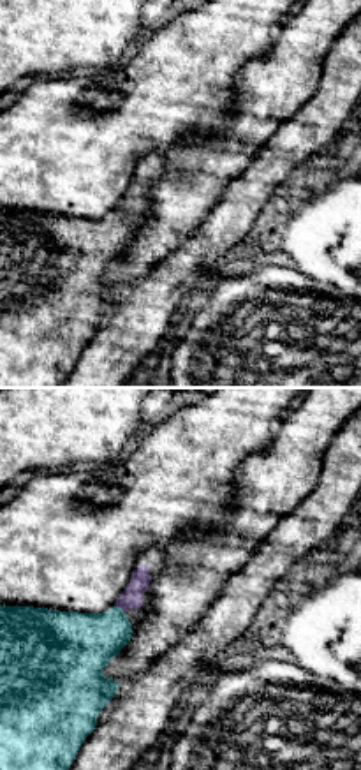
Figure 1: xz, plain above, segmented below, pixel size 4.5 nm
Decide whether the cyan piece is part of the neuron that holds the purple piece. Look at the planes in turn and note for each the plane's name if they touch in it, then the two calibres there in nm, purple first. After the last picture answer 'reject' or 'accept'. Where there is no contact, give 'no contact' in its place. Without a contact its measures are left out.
meets purple in xz; 100 nm thick on the purple side, 300 nm on the other

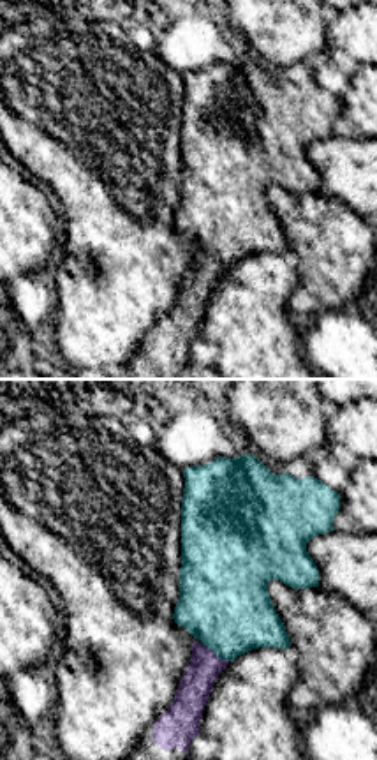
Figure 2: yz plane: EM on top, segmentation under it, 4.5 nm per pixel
meets purple in yz; 150 nm thick on the purple side, 400 nm on the other

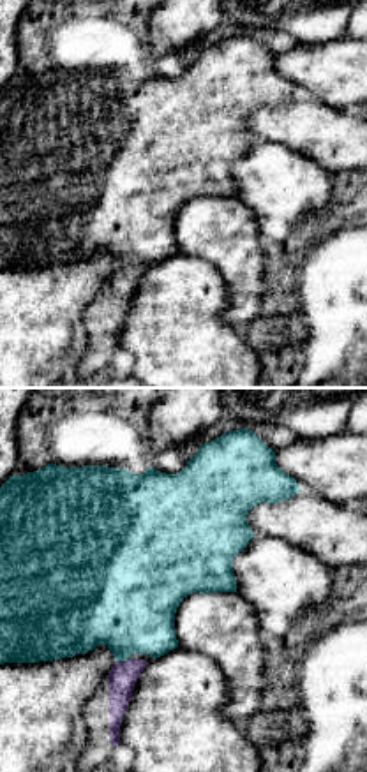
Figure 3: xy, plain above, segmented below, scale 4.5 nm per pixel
meets purple in xy; 130 nm thick on the purple side, 400 nm on the other

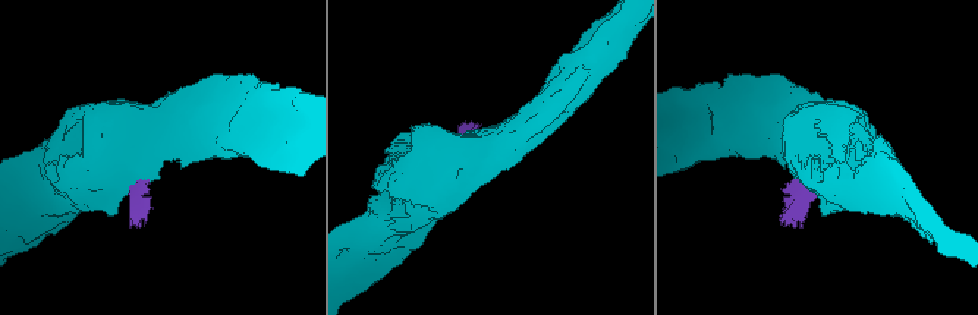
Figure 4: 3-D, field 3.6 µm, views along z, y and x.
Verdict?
accept

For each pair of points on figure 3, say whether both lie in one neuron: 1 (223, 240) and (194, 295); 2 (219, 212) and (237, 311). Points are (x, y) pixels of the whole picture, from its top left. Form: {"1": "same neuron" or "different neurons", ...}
{"1": "different neurons", "2": "same neuron"}

